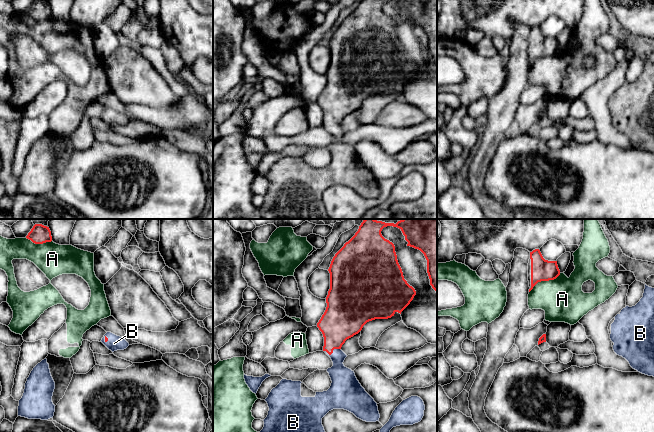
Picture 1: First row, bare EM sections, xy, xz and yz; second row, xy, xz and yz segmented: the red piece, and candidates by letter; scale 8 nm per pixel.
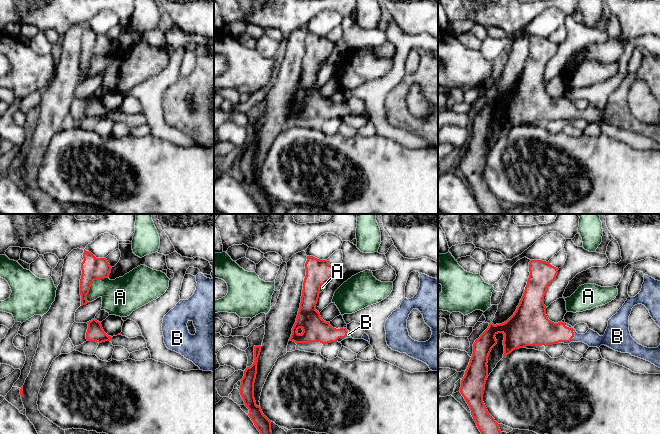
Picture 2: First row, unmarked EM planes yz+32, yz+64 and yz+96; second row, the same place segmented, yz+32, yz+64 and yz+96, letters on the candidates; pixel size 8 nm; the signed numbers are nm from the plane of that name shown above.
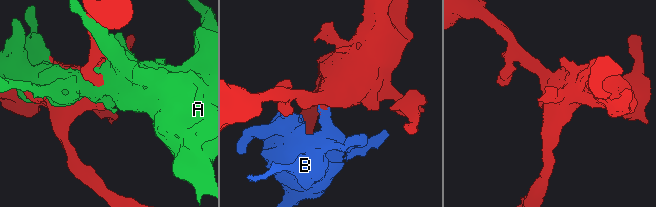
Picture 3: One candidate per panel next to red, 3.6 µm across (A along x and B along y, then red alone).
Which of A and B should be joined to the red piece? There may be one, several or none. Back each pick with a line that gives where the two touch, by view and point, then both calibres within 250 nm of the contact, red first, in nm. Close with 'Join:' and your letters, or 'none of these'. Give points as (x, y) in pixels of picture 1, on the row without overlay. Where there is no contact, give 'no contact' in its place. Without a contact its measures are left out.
B: contact xz (332, 128); calibres 300 and 190 nm
Join: B

